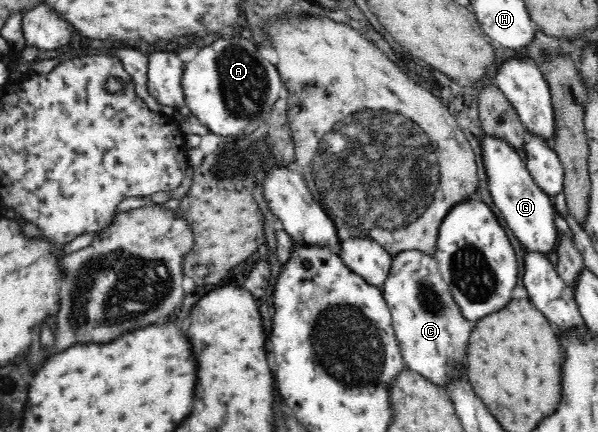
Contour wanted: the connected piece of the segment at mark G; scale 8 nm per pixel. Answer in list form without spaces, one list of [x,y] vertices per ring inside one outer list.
[[[483,136],[483,160],[488,176],[488,187],[495,207],[501,213],[507,228],[529,254],[543,254],[555,263],[555,250],[560,242],[556,226],[556,210],[549,199],[535,184],[526,163],[506,142]]]

